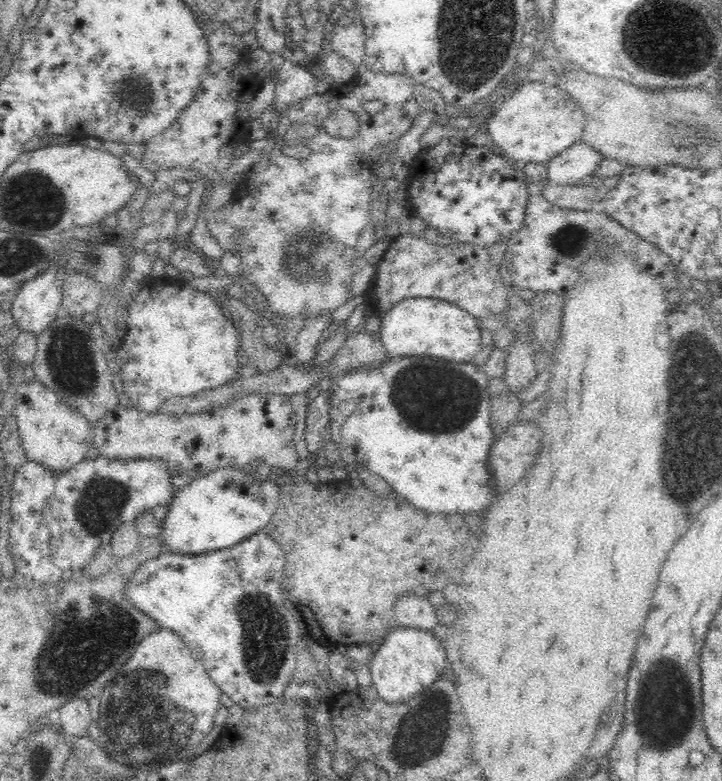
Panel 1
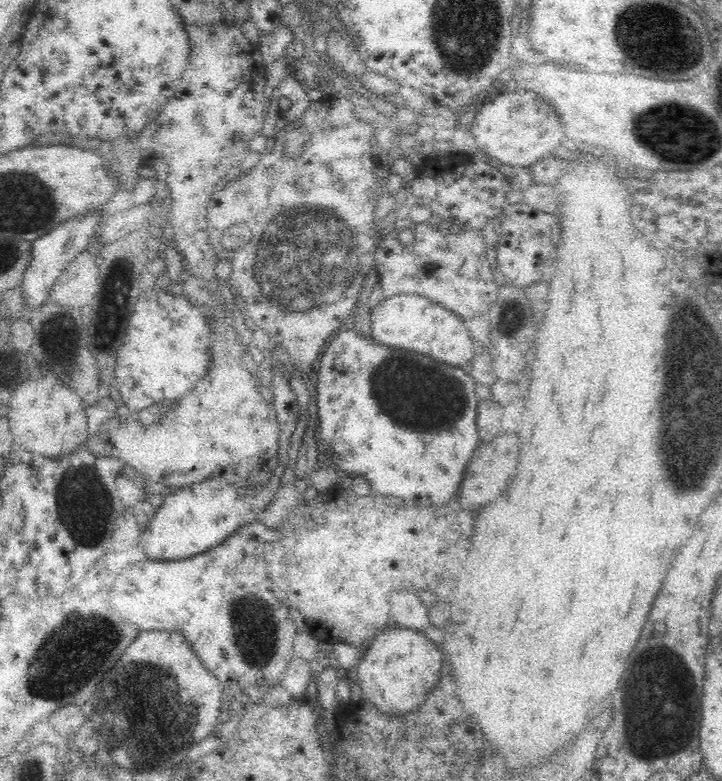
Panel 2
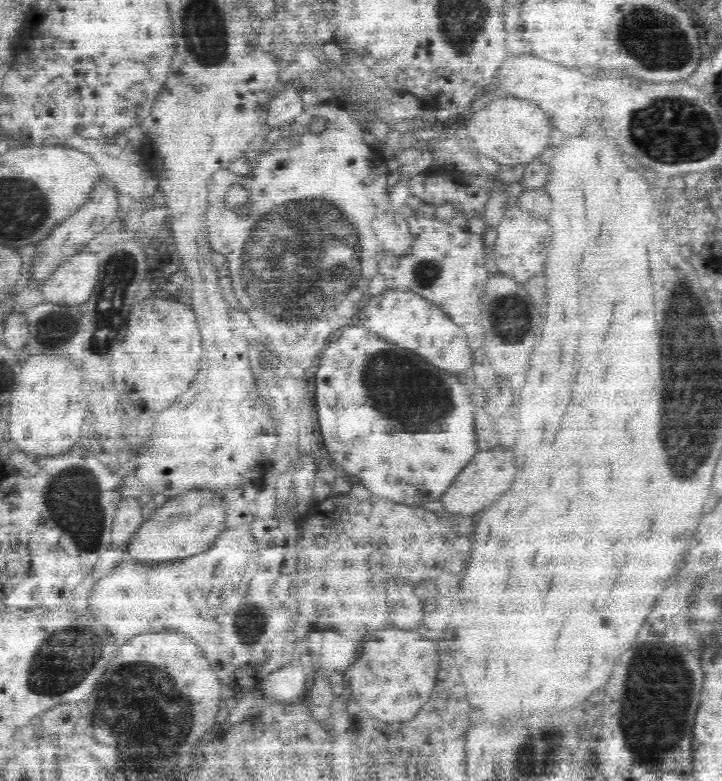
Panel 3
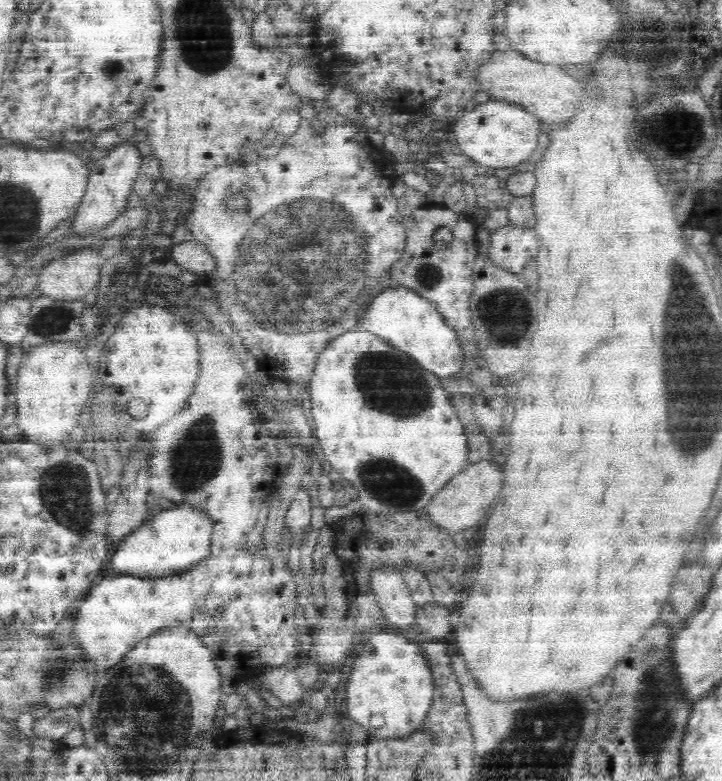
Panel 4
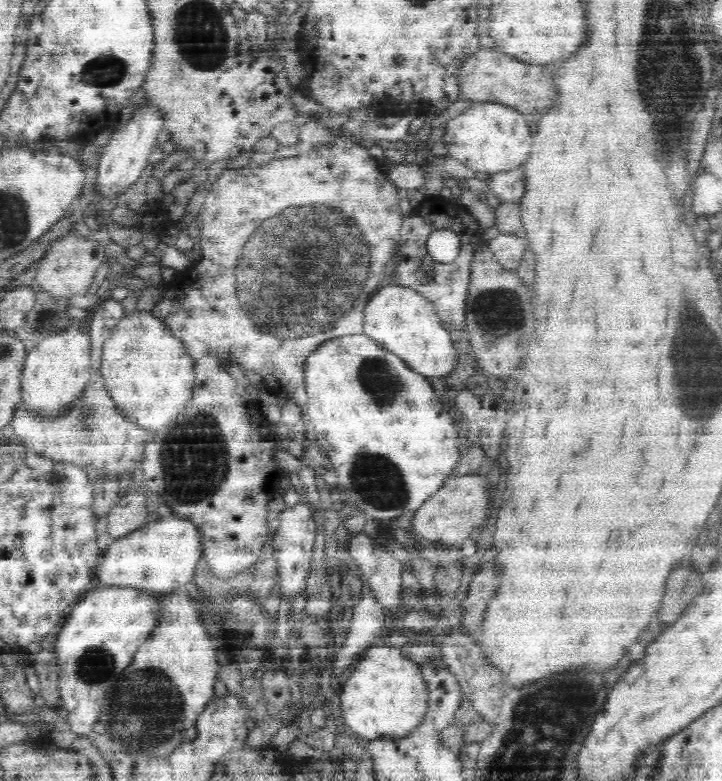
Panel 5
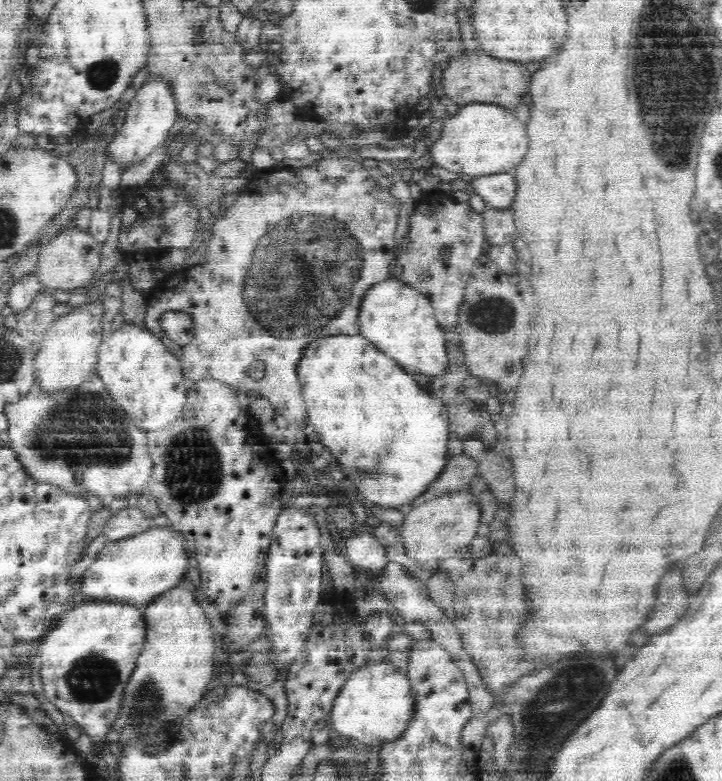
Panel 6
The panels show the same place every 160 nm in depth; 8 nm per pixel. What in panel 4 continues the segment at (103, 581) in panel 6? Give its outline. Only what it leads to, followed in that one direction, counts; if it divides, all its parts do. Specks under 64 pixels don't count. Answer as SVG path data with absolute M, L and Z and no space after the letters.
M180 504L174 508L157 510L142 526L134 529L116 544L107 563L108 572L132 573L136 576L171 576L184 572L192 564L211 552L212 518L208 512L192 505Z

